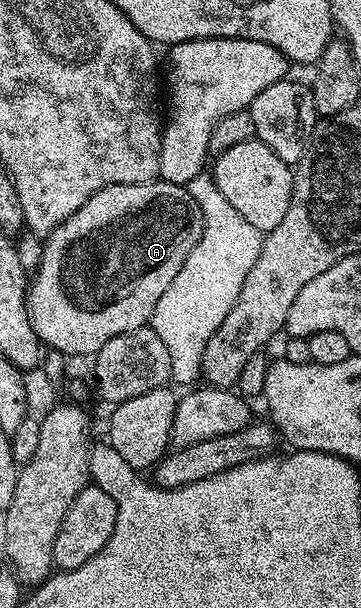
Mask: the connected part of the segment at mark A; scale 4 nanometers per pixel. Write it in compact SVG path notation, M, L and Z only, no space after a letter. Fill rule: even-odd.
M154 180L115 184L95 192L79 212L55 227L44 239L43 260L27 290L29 319L37 339L62 356L95 356L107 340L146 325L152 319L155 304L159 304L159 296L167 292L171 280L179 276L183 260L187 260L191 248L199 244L199 236L203 236L203 212L186 187Z

